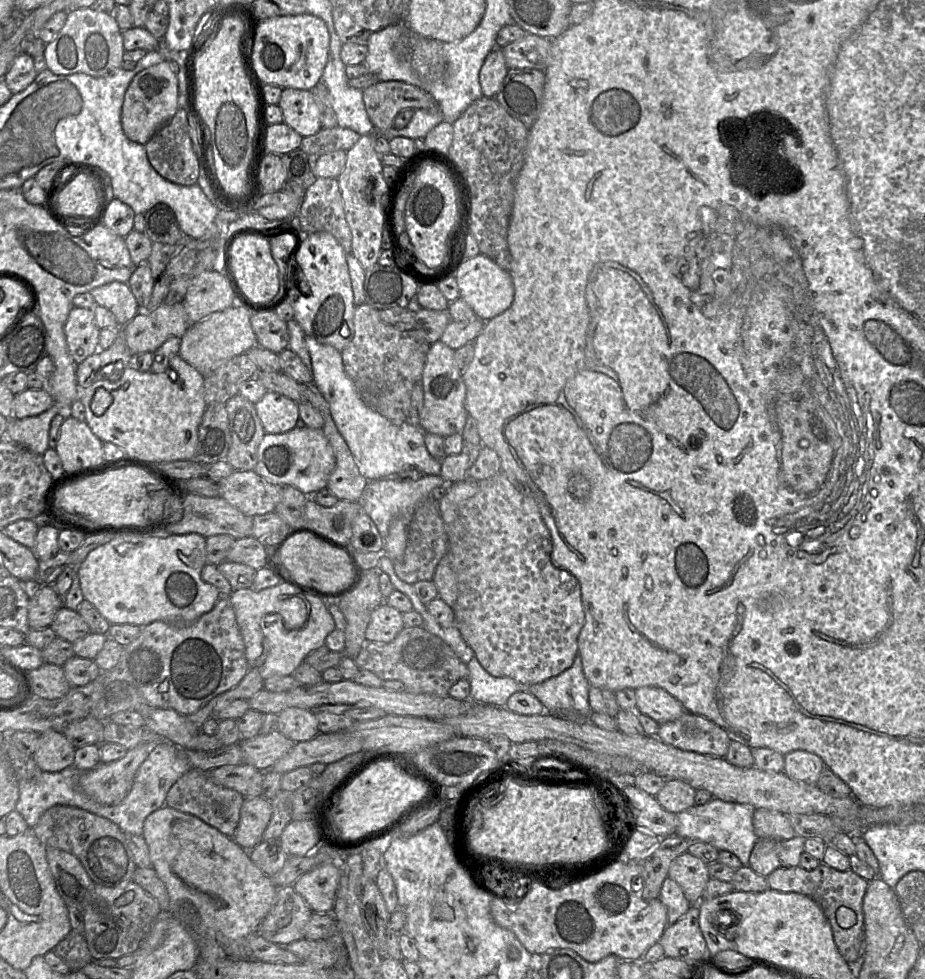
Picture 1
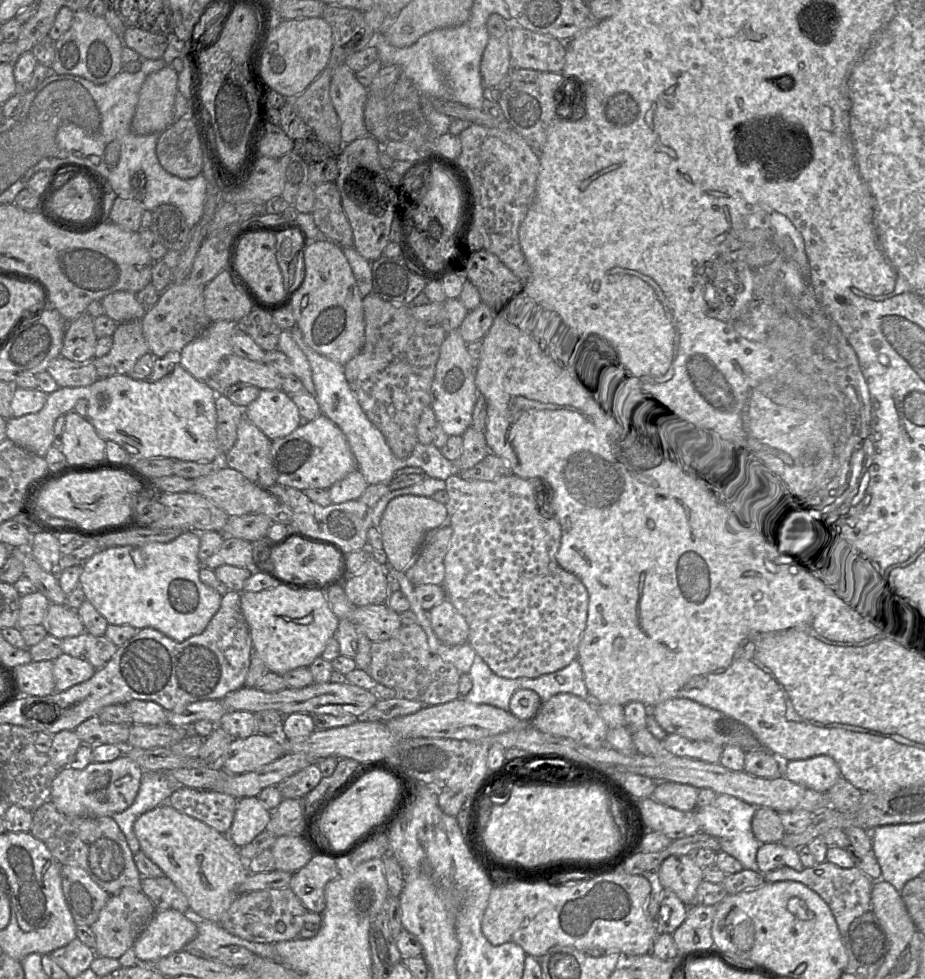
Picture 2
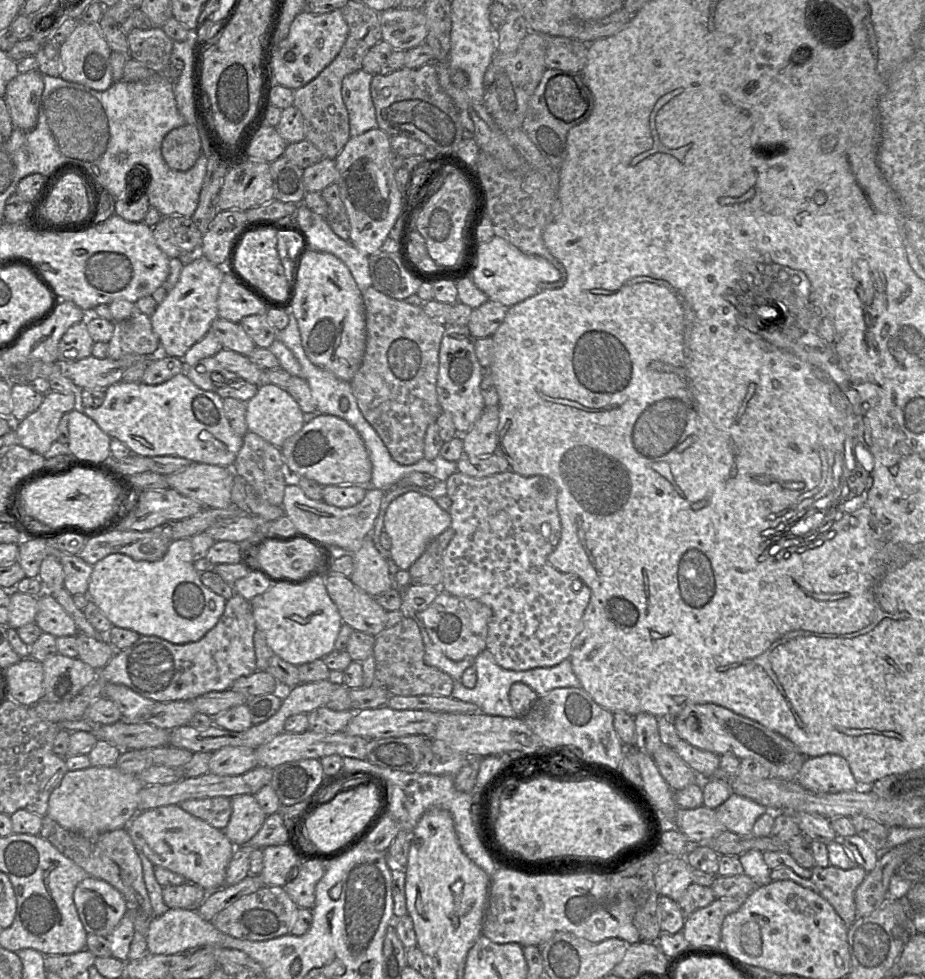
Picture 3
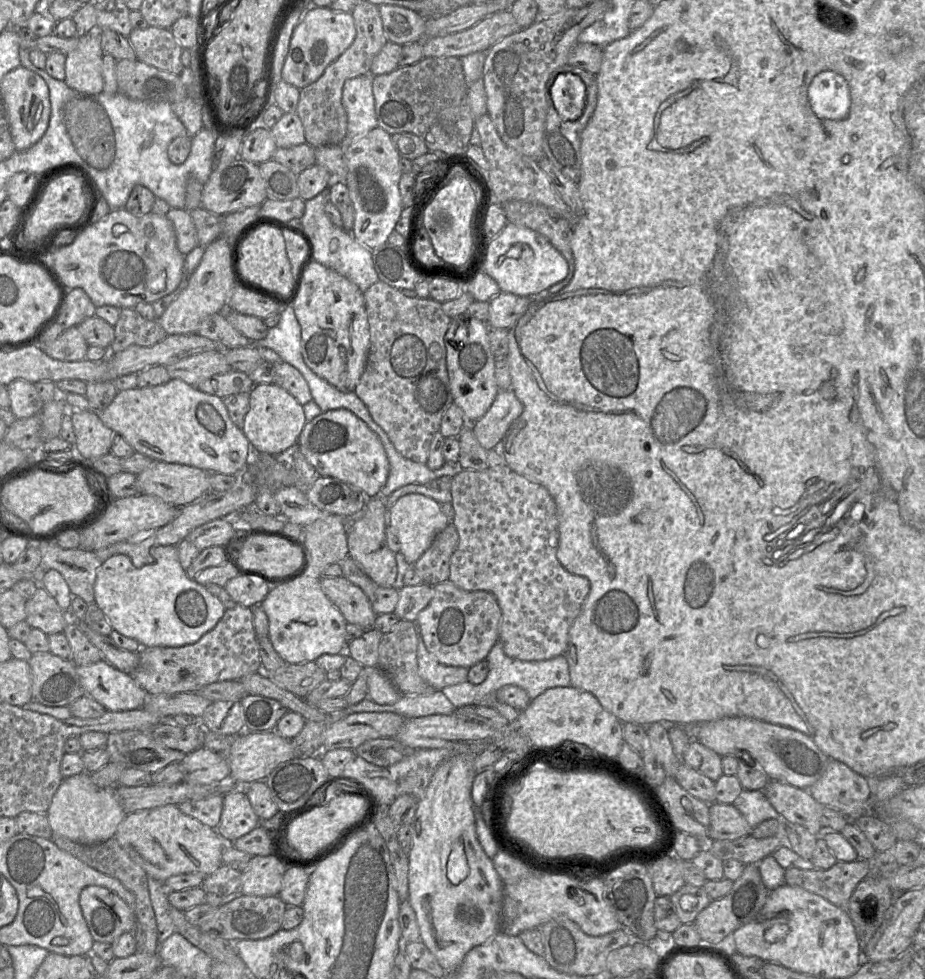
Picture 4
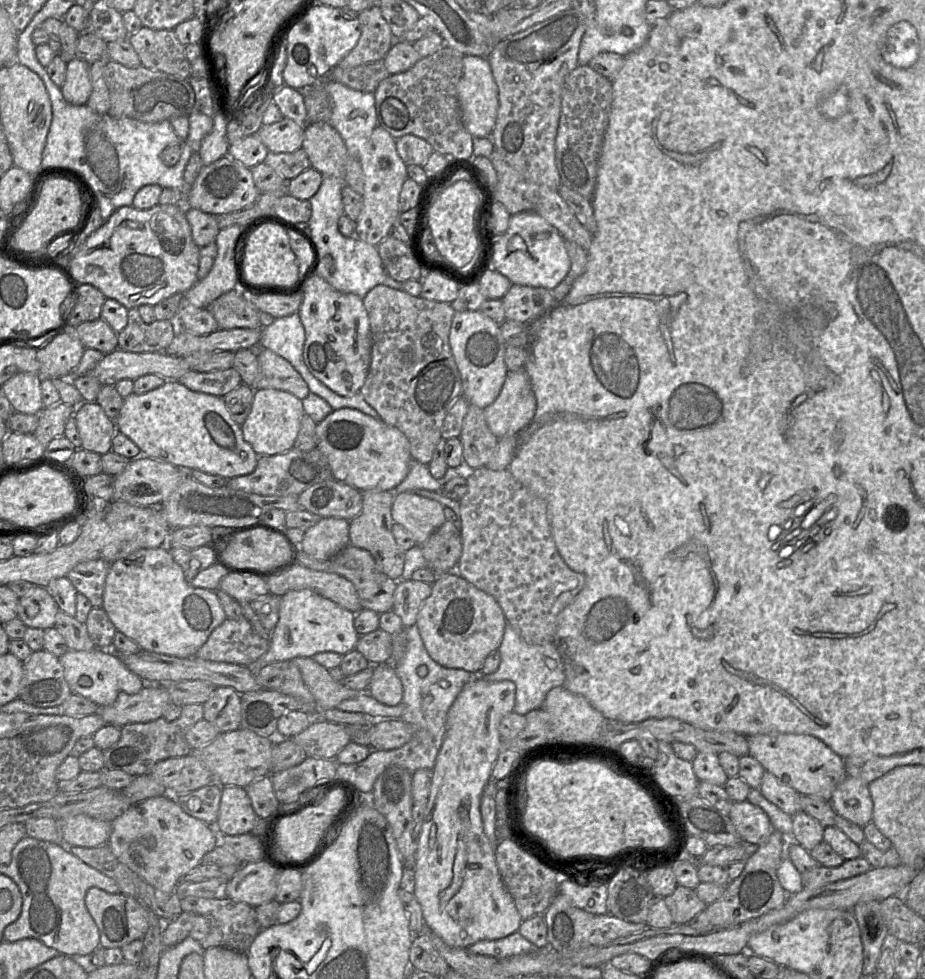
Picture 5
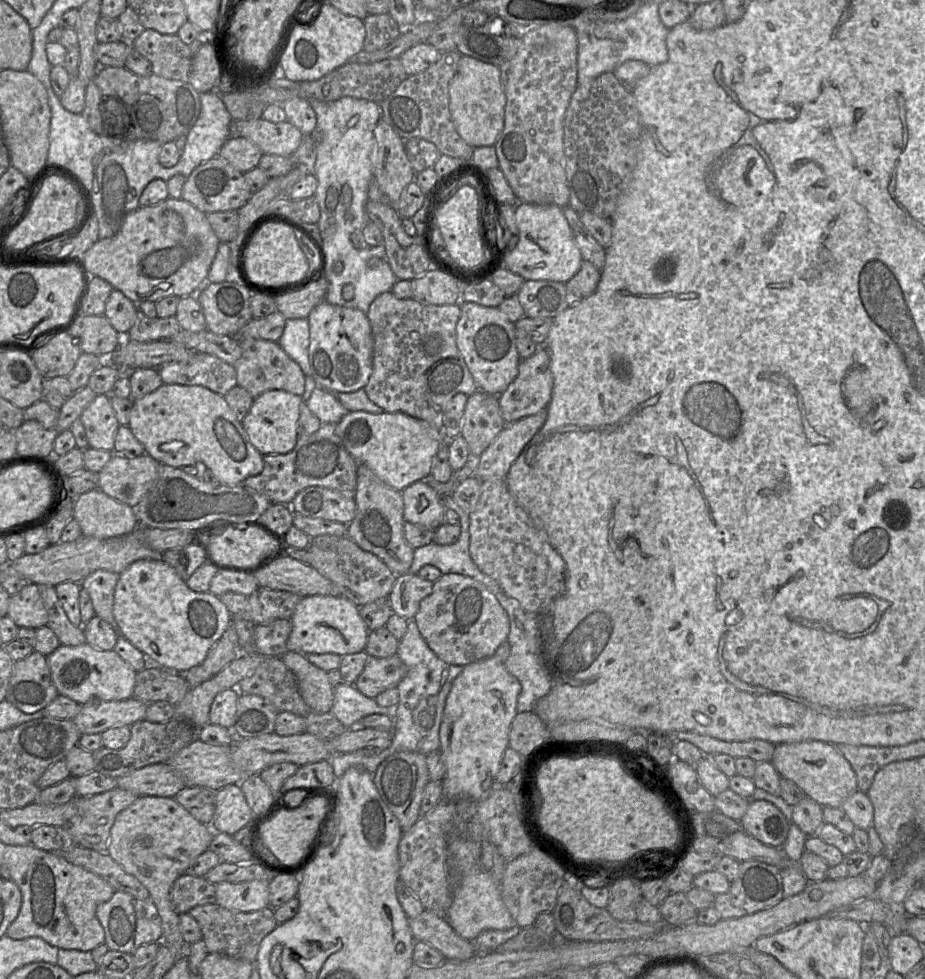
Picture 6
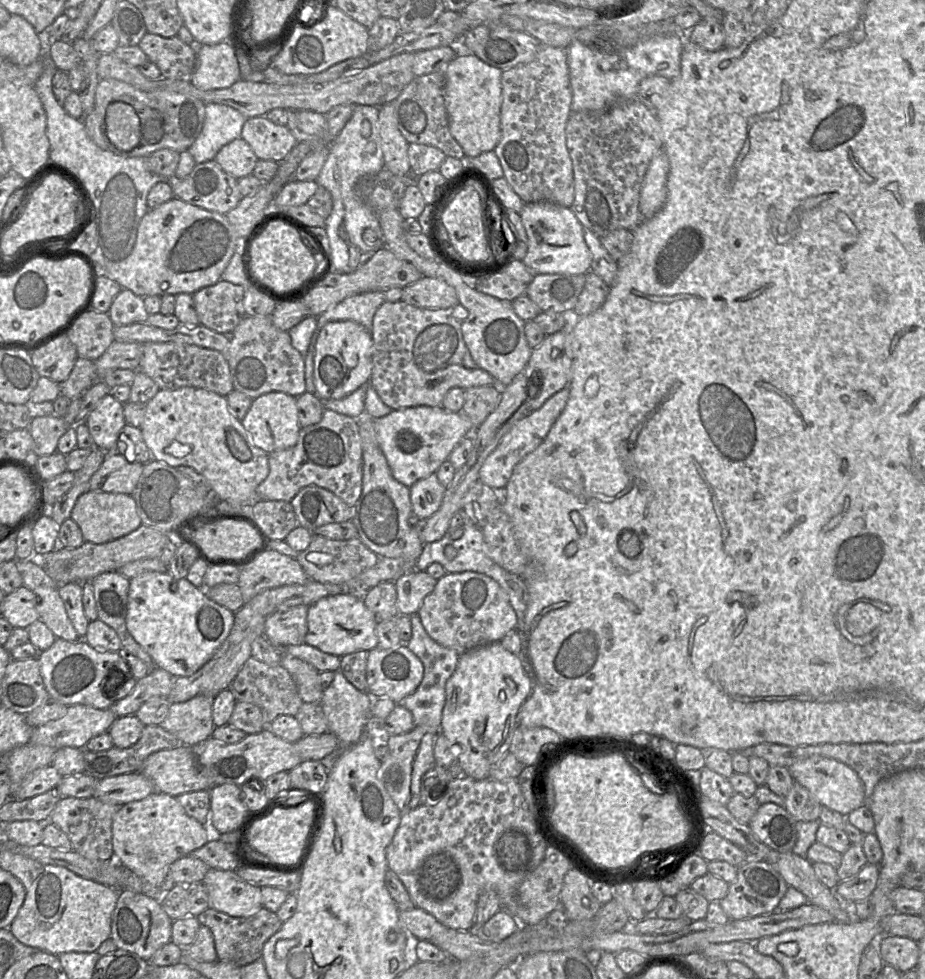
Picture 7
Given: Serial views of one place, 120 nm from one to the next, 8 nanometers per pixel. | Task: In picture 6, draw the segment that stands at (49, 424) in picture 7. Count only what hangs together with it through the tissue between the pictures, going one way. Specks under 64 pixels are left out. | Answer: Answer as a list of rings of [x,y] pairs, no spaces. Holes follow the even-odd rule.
[[[24,421],[14,430],[17,453],[48,459],[53,456],[54,440],[59,432],[46,429],[37,421]]]

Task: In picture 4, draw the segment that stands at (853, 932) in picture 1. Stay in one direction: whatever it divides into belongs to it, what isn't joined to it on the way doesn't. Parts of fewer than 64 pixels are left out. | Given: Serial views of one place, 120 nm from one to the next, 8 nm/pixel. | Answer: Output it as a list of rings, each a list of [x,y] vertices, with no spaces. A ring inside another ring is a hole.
[[[857,859],[854,862],[837,862],[827,870],[788,868],[784,878],[786,885],[803,888],[846,909],[852,893],[871,872],[869,861]]]

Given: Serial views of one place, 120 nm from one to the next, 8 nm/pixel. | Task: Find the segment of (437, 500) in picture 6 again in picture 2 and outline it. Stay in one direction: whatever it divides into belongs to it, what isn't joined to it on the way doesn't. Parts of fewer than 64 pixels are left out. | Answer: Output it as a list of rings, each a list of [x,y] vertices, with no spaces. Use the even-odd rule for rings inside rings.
[[[404,495],[393,499],[385,509],[380,522],[383,550],[390,564],[405,572],[416,558],[426,534],[441,526],[449,526],[449,516],[444,504],[432,497]]]

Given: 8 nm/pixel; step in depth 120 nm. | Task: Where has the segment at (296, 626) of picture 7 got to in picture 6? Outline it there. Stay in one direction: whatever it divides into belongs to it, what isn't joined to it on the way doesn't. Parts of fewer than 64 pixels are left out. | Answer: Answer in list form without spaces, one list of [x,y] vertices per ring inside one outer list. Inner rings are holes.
[[[278,619],[254,627],[255,653],[281,657],[286,652],[286,642],[291,633],[290,619]]]

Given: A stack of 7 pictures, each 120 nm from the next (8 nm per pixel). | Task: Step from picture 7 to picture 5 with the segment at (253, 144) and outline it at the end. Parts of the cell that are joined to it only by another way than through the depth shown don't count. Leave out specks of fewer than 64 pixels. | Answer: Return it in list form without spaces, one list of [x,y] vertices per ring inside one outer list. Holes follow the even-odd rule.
[[[283,117],[271,125],[263,125],[257,135],[270,152],[292,153],[302,148],[304,126]]]

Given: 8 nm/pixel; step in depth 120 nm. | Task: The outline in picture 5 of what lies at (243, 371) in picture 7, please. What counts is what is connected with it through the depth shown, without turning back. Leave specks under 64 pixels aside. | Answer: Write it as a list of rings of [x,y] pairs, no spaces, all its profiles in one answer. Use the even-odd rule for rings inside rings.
[[[267,348],[262,349],[257,357],[259,372],[251,388],[283,390],[301,400],[309,395],[307,383],[288,360]]]

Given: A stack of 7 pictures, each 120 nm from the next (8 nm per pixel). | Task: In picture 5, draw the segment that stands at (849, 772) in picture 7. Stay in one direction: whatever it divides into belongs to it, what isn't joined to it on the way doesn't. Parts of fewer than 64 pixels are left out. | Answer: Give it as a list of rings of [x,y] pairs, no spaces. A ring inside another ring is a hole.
[[[759,734],[748,736],[748,755],[756,759],[766,772],[805,796],[829,801],[836,787],[848,776],[844,759],[824,742],[807,734]]]

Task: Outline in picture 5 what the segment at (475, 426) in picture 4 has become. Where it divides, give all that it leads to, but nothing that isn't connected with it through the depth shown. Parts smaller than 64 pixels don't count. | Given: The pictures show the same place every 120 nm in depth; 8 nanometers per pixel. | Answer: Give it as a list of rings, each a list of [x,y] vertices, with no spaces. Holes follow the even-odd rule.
[[[521,368],[508,371],[498,397],[484,408],[484,416],[490,431],[498,439],[517,435],[533,420],[536,404],[530,379]]]

